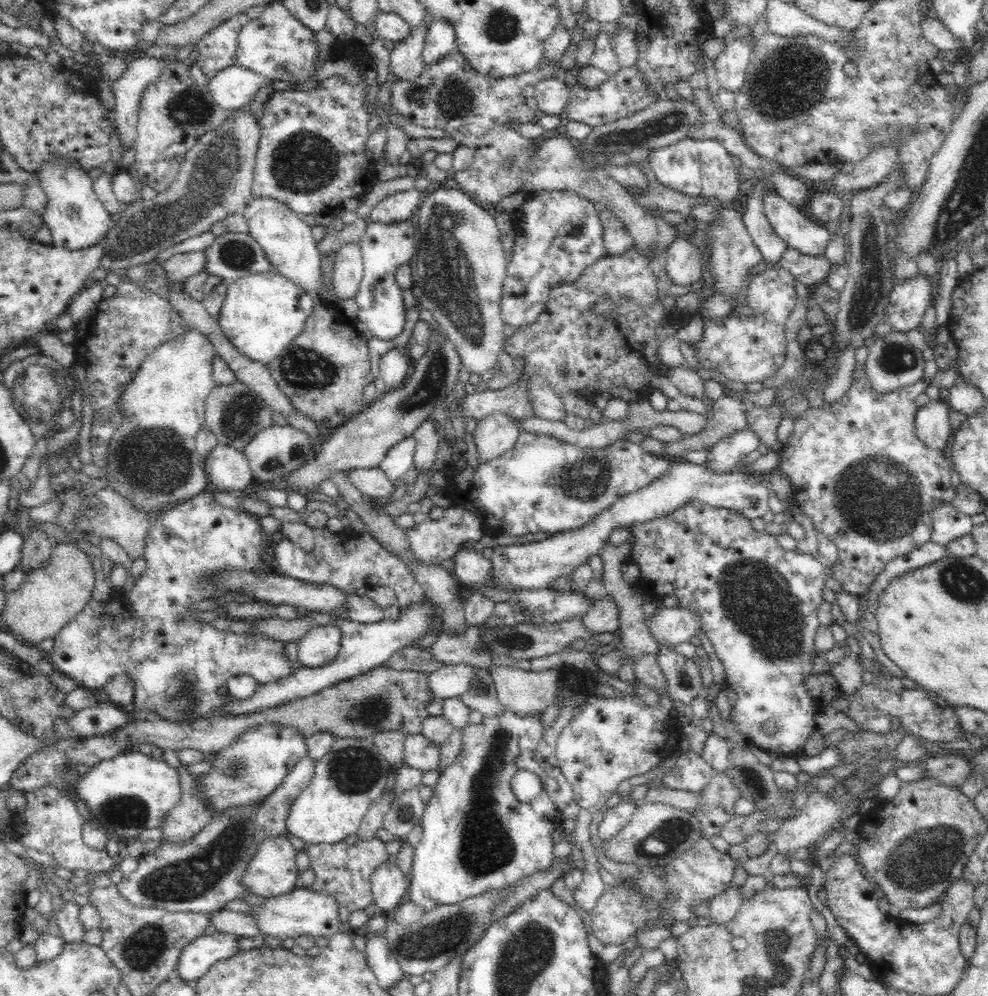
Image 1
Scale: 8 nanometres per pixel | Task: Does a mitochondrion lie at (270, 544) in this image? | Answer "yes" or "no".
no

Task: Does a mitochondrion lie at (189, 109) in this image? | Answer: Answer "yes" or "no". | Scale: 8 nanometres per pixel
yes

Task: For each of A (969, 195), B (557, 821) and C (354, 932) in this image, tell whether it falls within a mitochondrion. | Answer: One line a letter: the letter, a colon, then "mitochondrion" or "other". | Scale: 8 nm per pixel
A: mitochondrion
B: other
C: other

